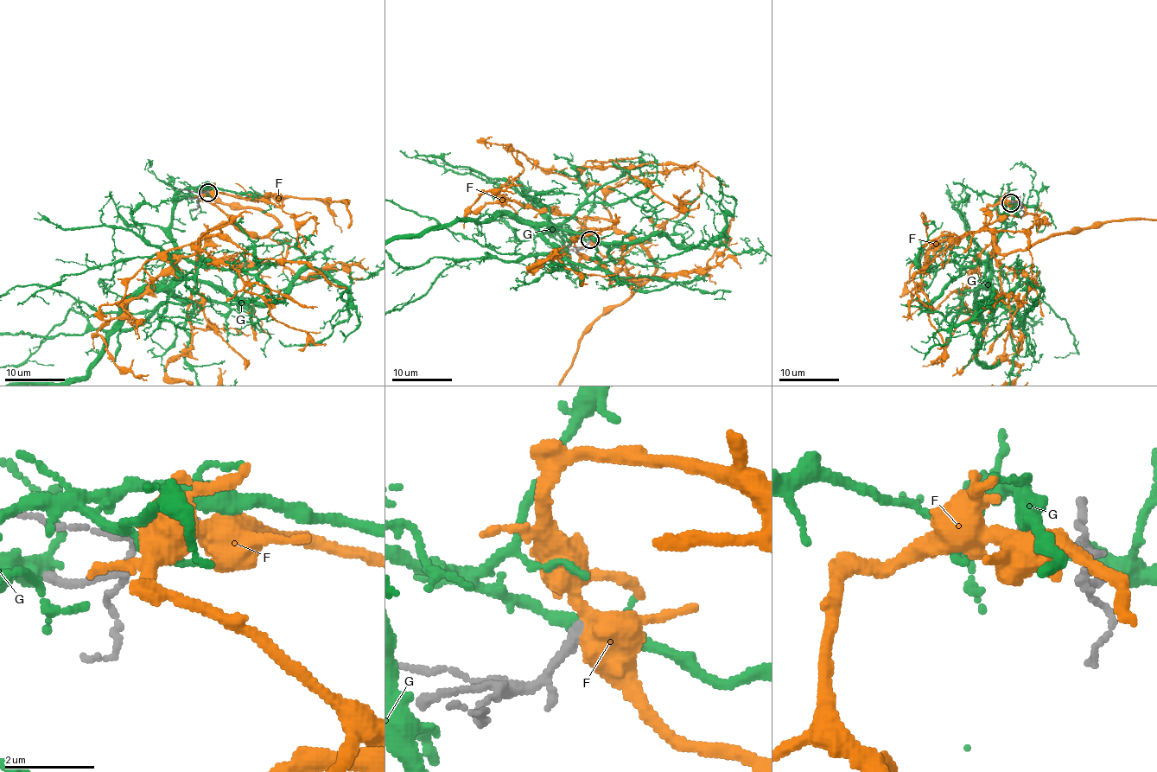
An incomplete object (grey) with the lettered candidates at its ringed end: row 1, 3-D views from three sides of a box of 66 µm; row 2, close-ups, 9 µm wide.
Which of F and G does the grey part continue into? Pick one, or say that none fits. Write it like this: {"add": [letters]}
{"add": []}

